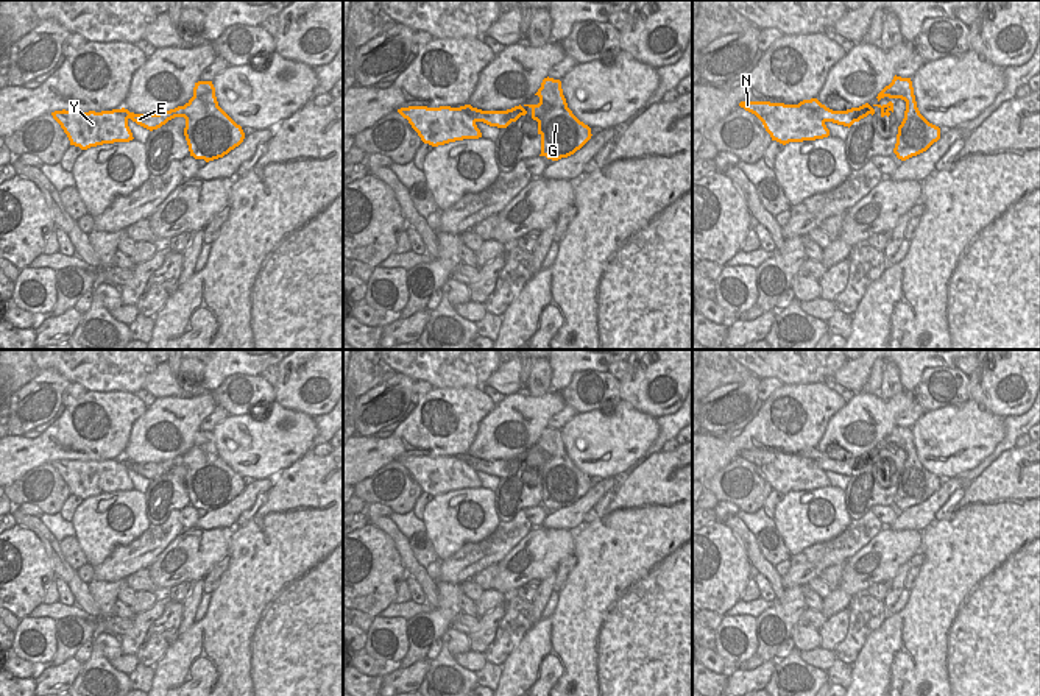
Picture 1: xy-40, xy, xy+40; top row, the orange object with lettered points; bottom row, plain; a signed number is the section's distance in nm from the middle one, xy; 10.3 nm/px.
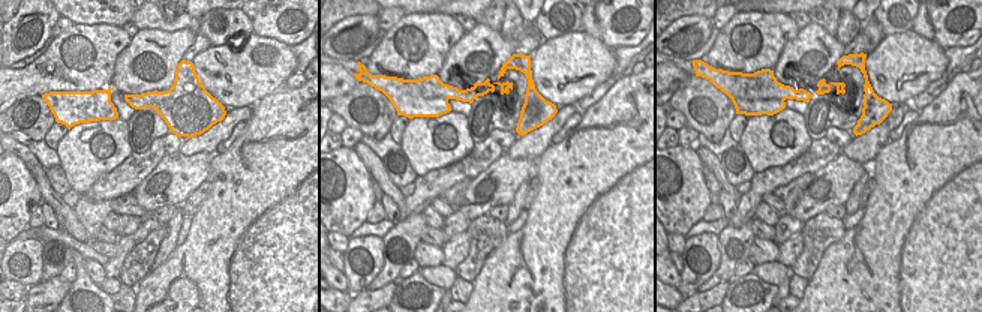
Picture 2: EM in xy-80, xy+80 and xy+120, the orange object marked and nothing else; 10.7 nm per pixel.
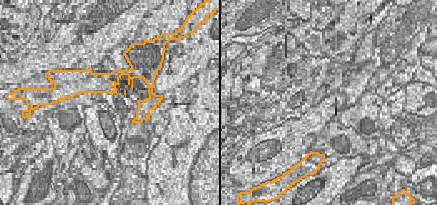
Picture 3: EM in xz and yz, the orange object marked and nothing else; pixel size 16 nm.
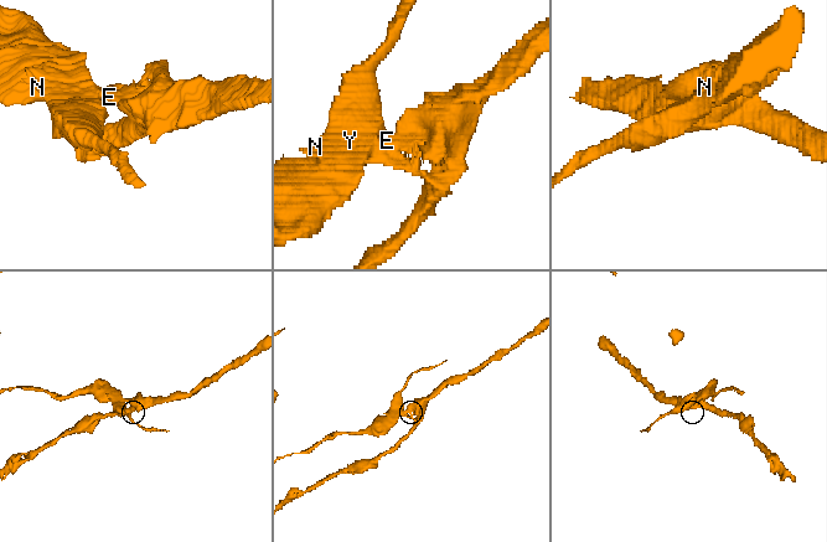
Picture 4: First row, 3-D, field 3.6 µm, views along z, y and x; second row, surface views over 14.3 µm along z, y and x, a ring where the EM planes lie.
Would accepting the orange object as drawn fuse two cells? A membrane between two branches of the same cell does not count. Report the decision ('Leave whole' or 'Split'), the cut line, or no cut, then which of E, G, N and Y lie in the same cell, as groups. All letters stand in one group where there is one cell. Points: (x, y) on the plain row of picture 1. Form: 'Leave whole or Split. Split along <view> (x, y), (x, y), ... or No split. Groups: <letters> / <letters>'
Split. Split along xy+40 (814, 456), (814, 462), (824, 472). Groups: E G / N Y

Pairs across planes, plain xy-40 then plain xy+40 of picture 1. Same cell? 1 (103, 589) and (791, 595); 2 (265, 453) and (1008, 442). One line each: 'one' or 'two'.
1: one
2: two

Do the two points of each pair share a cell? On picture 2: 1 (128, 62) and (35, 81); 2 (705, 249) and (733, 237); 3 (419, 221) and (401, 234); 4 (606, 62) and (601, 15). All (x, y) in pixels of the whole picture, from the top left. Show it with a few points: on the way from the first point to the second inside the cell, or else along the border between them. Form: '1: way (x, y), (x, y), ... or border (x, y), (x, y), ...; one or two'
1: border (131, 38), (131, 42), (116, 59), (110, 86); two
2: border (718, 236), (718, 267), (709, 278); two
3: way (414, 225), (405, 234); one
4: border (583, 30), (598, 38), (612, 50); two

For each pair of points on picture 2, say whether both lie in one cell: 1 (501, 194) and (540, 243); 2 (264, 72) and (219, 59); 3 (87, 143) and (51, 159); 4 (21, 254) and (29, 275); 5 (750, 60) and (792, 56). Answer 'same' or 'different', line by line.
1: different
2: same
3: different
4: same
5: different

